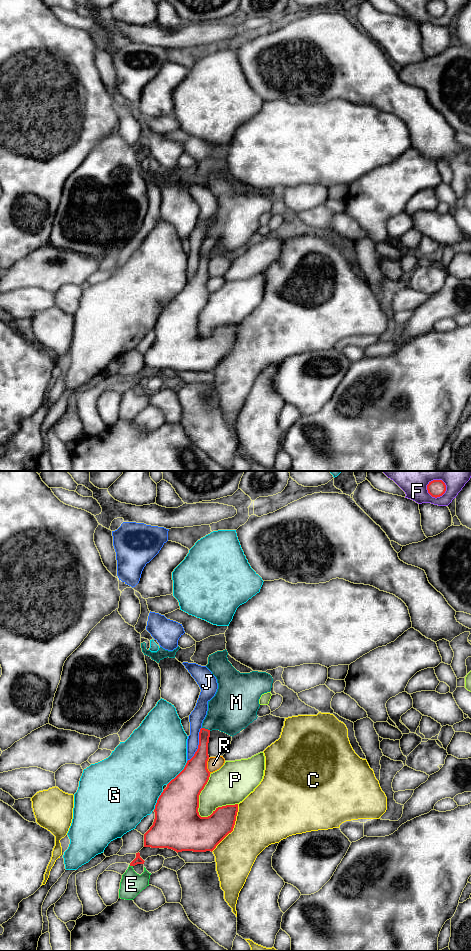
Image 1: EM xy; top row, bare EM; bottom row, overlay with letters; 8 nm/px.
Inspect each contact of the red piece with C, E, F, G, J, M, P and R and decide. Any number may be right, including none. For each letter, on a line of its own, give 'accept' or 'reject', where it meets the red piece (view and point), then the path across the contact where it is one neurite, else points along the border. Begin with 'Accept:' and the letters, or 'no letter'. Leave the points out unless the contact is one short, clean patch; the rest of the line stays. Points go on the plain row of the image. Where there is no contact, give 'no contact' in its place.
Accept: M
C: reject; meets red in xy at (233, 347)
E: reject; meets red in xy at (131, 385)
F: reject; meets red in xy at (444, 12)
G: reject; meets red in xy at (179, 293)
J: reject; meets red in xy at (199, 264)
M: accept; meets red in xy at (206, 249); runs through xy (200, 278), (206, 249), (218, 237), (230, 230)
P: reject; meets red in xy at (198, 316)
R: reject; meets red in xy at (206, 286)

